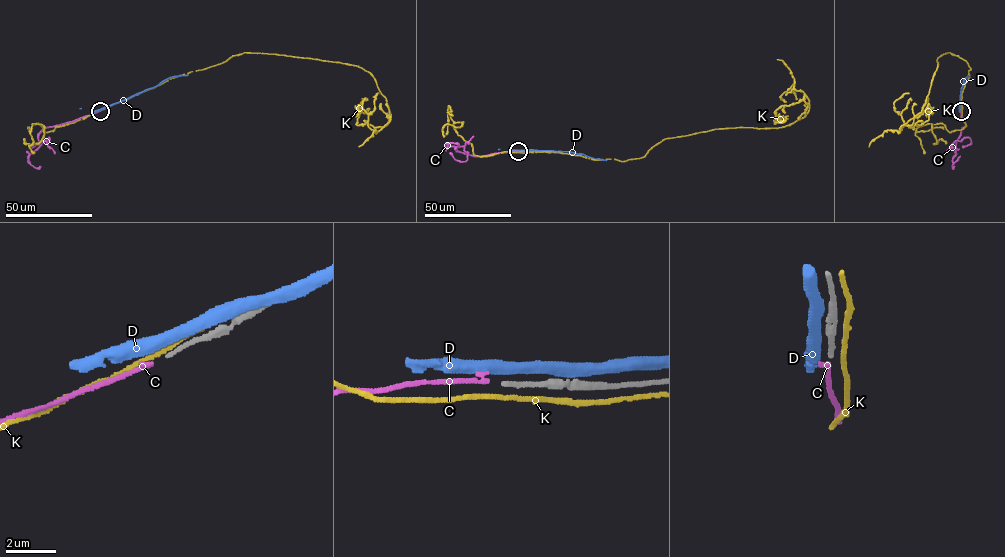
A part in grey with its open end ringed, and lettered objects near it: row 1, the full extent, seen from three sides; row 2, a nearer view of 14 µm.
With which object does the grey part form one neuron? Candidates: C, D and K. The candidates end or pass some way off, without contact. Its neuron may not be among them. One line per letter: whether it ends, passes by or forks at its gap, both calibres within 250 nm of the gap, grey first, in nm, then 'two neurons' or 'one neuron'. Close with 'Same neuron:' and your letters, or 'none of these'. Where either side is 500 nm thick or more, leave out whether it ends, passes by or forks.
C: it ends there; 160 nm thick on the grey side, 180 nm on the other; one neuron
D: it passes by; 160 nm thick on the grey side, 440 nm on the other; two neurons
K: it passes by; 160 nm thick on the grey side, 170 nm on the other; two neurons
Same neuron: C

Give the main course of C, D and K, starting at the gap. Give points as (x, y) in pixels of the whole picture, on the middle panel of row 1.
C: (517, 151), (473, 156), (457, 150), (459, 146), (468, 153), (464, 161), (456, 160), (450, 152)
D: (518, 151), (565, 151), (606, 160)
K: (518, 152), (638, 158), (668, 138), (787, 125), (809, 110), (802, 92), (786, 94), (793, 84), (797, 99)

